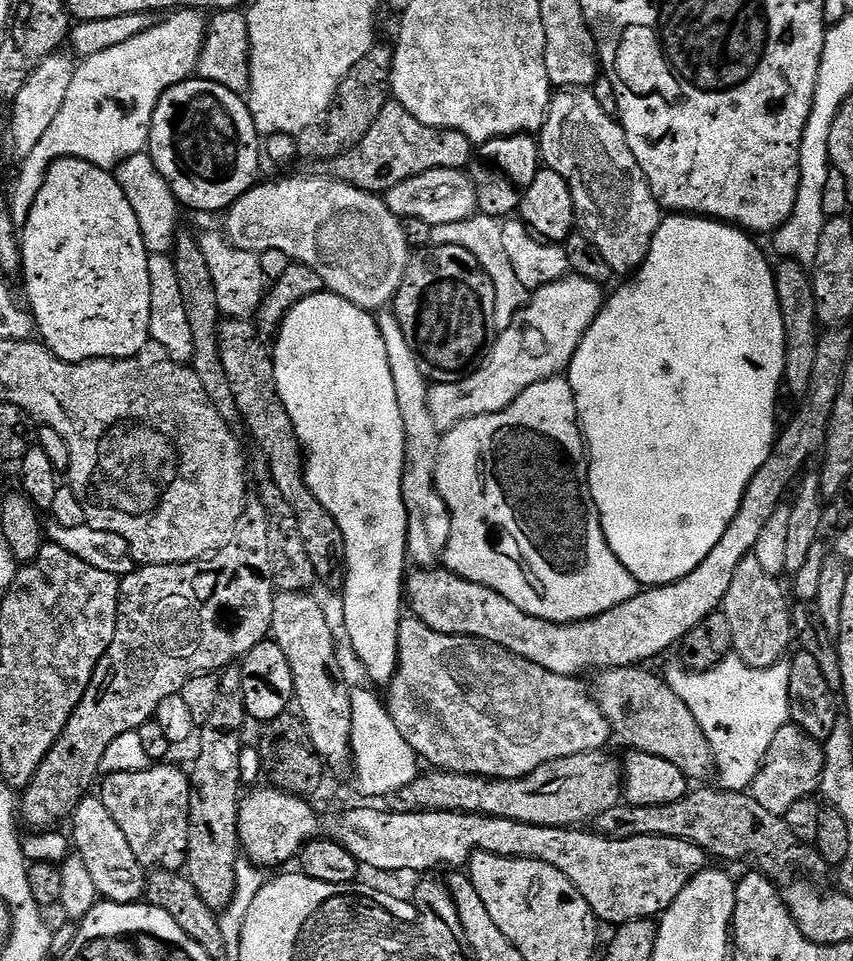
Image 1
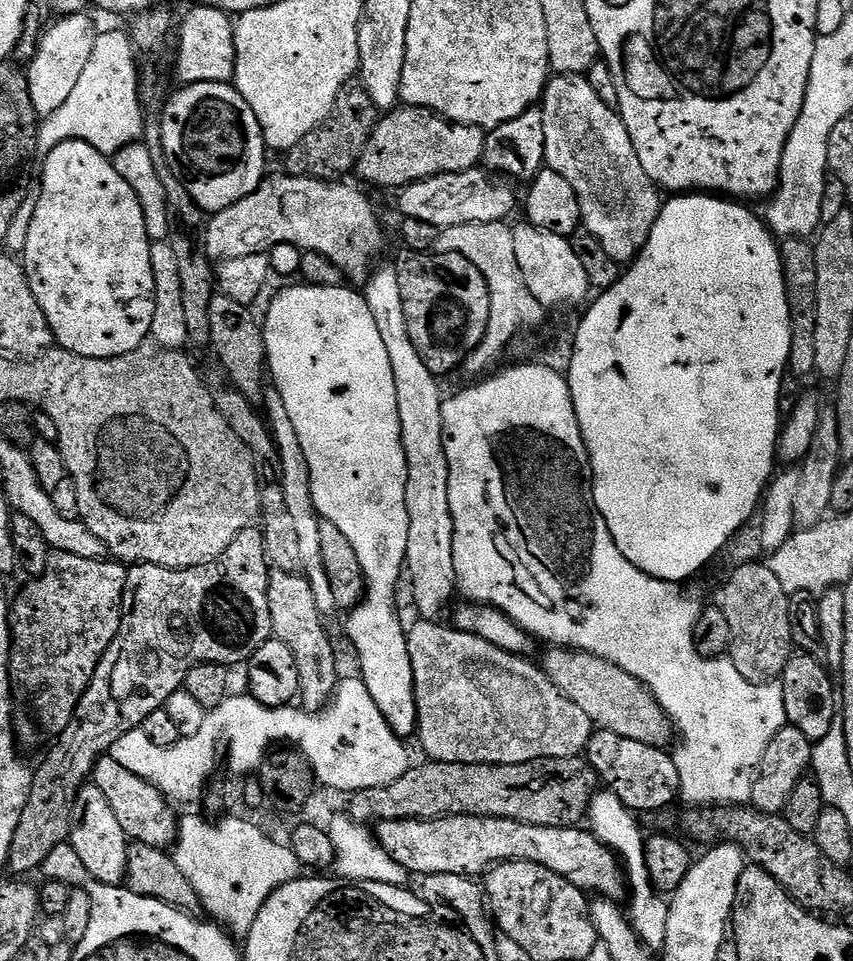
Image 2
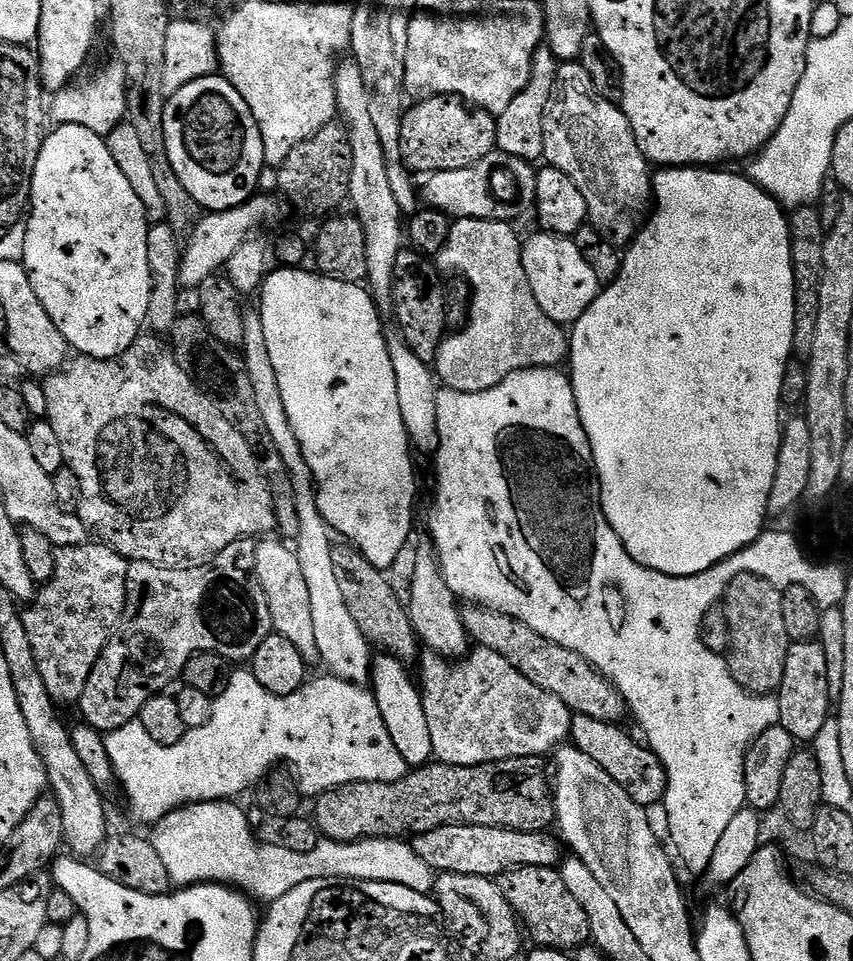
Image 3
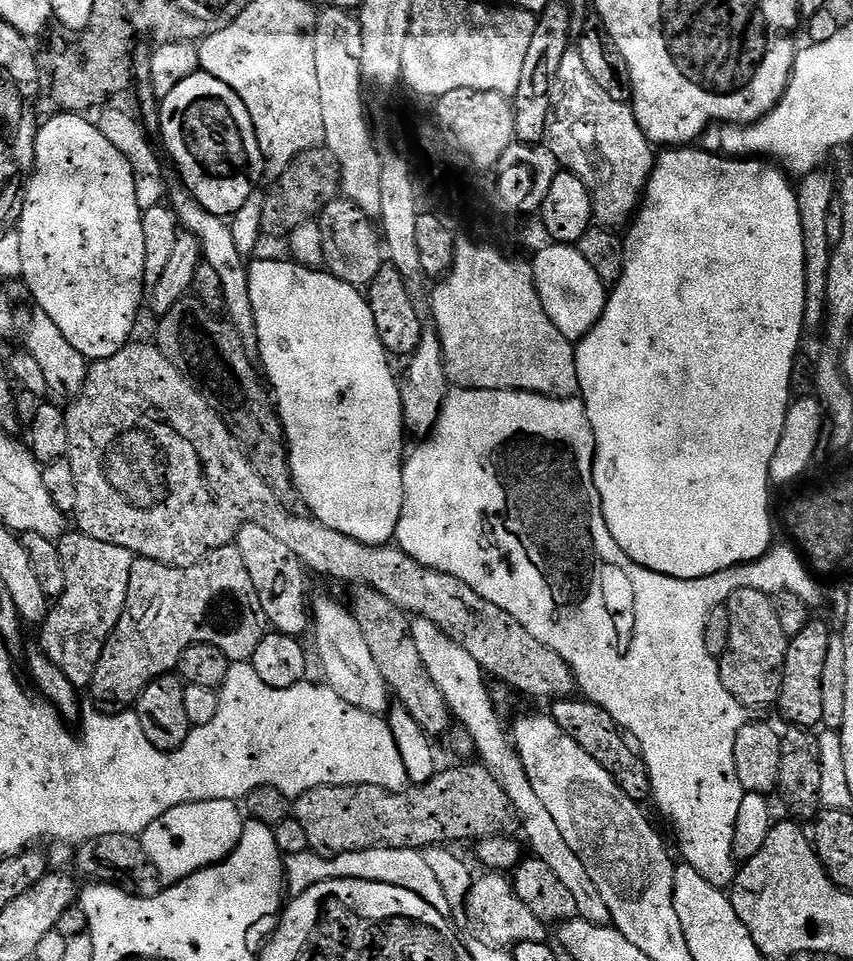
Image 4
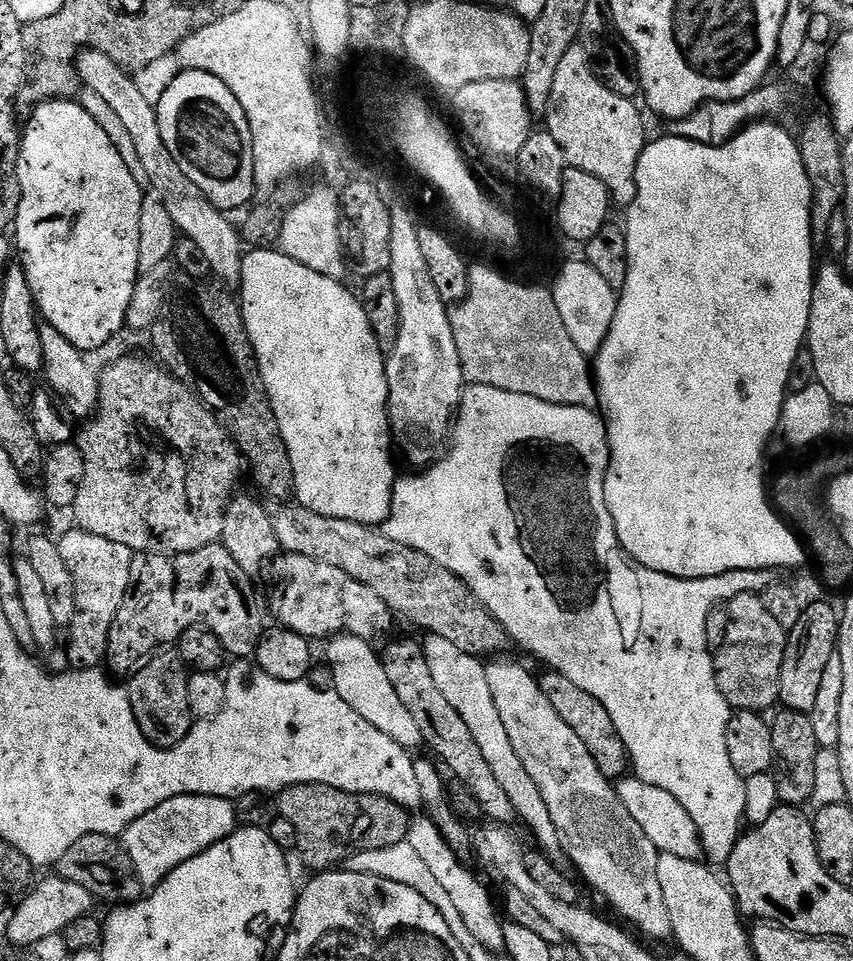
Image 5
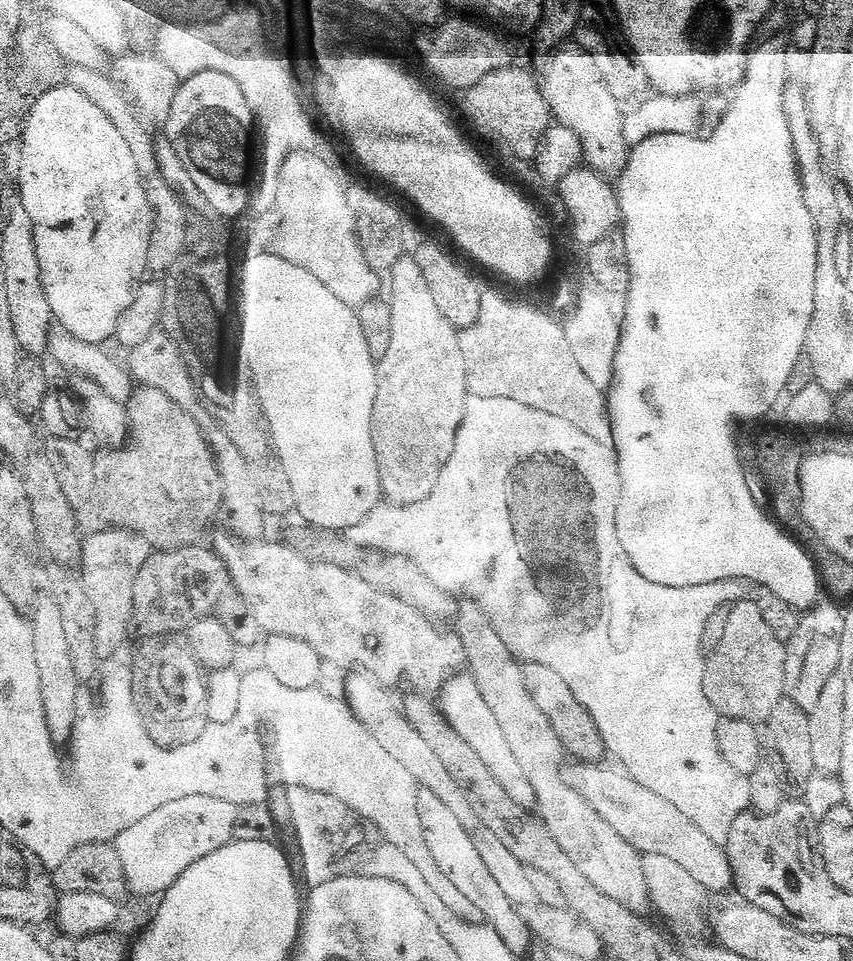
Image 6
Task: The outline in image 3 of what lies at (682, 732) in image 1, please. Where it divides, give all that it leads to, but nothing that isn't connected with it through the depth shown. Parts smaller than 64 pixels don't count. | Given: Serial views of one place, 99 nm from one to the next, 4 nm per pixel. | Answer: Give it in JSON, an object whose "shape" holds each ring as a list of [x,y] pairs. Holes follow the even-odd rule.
{"shape":[[[465,607],[462,619],[464,629],[468,631],[469,641],[473,645],[494,650],[494,654],[502,654],[502,658],[506,658],[506,662],[510,662],[514,670],[526,674],[526,678],[542,686],[546,694],[562,698],[562,702],[566,702],[568,709],[575,715],[598,718],[608,724],[623,721],[623,716],[626,716],[623,698],[594,665],[582,658],[582,654],[574,654],[574,650],[566,650],[566,646],[558,646],[542,638],[538,630],[530,630],[530,626],[526,626],[521,620],[515,620],[513,616],[489,608]]]}

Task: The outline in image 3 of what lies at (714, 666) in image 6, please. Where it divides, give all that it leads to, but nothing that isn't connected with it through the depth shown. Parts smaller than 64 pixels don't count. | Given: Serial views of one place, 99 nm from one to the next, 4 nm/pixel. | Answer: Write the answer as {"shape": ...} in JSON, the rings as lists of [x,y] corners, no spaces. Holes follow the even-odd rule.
{"shape":[[[741,574],[730,582],[722,607],[730,622],[731,646],[726,653],[728,669],[732,676],[748,692],[758,696],[775,693],[782,682],[782,670],[786,670],[786,654],[789,638],[786,617],[782,614],[783,591],[774,587],[766,578],[754,574]]]}

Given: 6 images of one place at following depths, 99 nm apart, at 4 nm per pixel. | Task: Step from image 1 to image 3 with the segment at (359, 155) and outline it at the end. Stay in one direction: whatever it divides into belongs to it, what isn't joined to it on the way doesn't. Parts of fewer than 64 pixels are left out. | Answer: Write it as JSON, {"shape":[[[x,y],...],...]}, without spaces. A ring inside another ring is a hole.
{"shape":[[[429,96],[407,109],[401,122],[401,150],[404,164],[413,174],[431,174],[446,170],[466,170],[466,166],[474,166],[482,162],[496,147],[496,116],[490,112],[473,110],[459,98],[451,96]]]}

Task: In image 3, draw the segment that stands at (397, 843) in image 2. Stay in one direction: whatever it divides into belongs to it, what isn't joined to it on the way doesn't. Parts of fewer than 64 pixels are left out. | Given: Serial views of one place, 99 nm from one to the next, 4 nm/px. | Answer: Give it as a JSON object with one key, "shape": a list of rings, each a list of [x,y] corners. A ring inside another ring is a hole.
{"shape":[[[455,824],[421,832],[410,845],[417,852],[418,857],[422,858],[422,861],[426,862],[426,865],[436,874],[452,873],[499,878],[514,868],[526,866],[556,868],[562,860],[562,855],[560,856],[562,844],[555,835],[554,837],[548,835],[552,834],[547,831],[515,832],[505,828]]]}

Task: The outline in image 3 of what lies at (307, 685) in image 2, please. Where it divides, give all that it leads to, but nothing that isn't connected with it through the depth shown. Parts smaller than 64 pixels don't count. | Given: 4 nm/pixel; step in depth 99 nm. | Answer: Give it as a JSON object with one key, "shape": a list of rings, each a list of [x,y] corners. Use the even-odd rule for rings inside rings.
{"shape":[[[264,538],[257,543],[254,554],[254,566],[258,574],[258,582],[262,586],[262,594],[266,594],[266,606],[270,606],[270,618],[272,619],[272,631],[277,636],[286,638],[286,642],[291,642],[302,654],[304,663],[309,666],[321,663],[318,654],[318,642],[314,639],[314,617],[310,610],[310,590],[306,590],[306,578],[302,578],[302,566],[298,566],[298,558],[291,547],[284,544],[280,538]]]}

